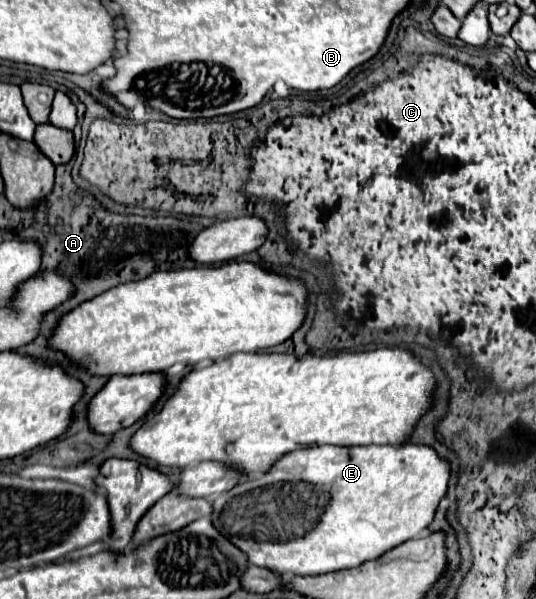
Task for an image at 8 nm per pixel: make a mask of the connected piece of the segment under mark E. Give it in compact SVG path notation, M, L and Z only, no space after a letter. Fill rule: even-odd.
M369 444L369 446L317 446L317 448L309 448L309 450L295 450L293 454L287 454L285 458L281 458L281 462L277 462L275 472L267 472L257 480L247 480L243 482L243 486L237 486L235 490L229 490L221 496L217 496L213 500L213 524L221 530L221 534L225 534L229 540L235 542L235 546L241 546L241 550L245 550L245 554L249 556L249 562L255 566L263 566L269 568L273 572L279 572L283 576L309 576L309 574L327 574L327 572L335 572L335 570L345 570L345 568L357 568L367 560L375 560L381 554L385 554L385 550L391 550L393 546L399 546L401 542L407 542L409 538L417 538L421 536L429 524L435 518L437 512L437 504L445 498L447 494L447 486L451 480L451 464L441 458L437 454L435 448L425 446L425 444L401 444L401 446L377 446L377 444Z

